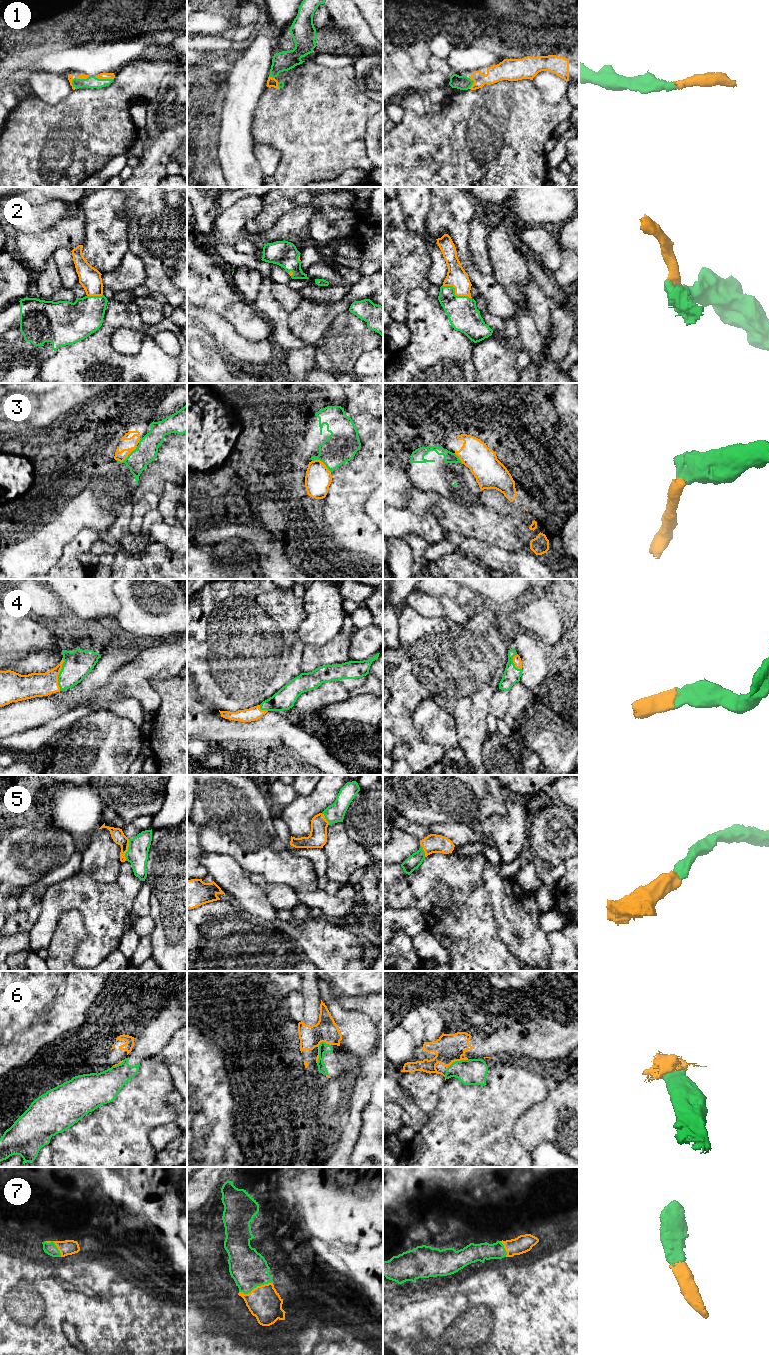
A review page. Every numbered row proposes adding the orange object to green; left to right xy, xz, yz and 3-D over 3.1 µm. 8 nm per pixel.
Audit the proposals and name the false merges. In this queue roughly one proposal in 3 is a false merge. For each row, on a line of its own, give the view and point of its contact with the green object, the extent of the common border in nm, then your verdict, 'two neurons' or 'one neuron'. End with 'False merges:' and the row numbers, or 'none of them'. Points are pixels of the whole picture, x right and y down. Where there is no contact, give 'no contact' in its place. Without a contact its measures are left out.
1: xy (104, 79) | 160 nm | one neuron
2: yz (454, 293) | 260 nm | one neuron
3: xy (127, 457) | 200 nm | two neurons
4: xy (59, 674) | 260 nm | one neuron
5: xy (128, 850) | 180 nm | one neuron
6: xz (319, 1048) | 190 nm | two neurons
7: xz (255, 1287) | 280 nm | one neuron
False merges: 3, 6

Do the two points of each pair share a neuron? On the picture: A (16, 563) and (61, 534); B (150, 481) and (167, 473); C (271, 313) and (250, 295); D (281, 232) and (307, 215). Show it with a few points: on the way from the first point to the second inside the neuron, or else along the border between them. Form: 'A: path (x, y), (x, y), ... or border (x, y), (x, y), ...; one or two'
A: path (27, 560), (32, 559), (50, 541); one
B: path (154, 477), (158, 473), (163, 473); one
C: border (263, 277), (257, 297), (252, 303); two
D: path (287, 226), (293, 224), (301, 216); one

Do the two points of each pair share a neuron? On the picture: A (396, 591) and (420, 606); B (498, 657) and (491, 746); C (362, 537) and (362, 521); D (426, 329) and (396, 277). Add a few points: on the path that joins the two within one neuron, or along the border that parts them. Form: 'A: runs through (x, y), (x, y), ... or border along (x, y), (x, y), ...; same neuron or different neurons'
A: border along (415, 589), (404, 602); different neurons
B: border along (488, 733), (483, 745), (482, 757); different neurons
C: runs through (363, 533), (362, 525); same neuron
D: border along (426, 289), (413, 288), (409, 292), (407, 319); different neurons

